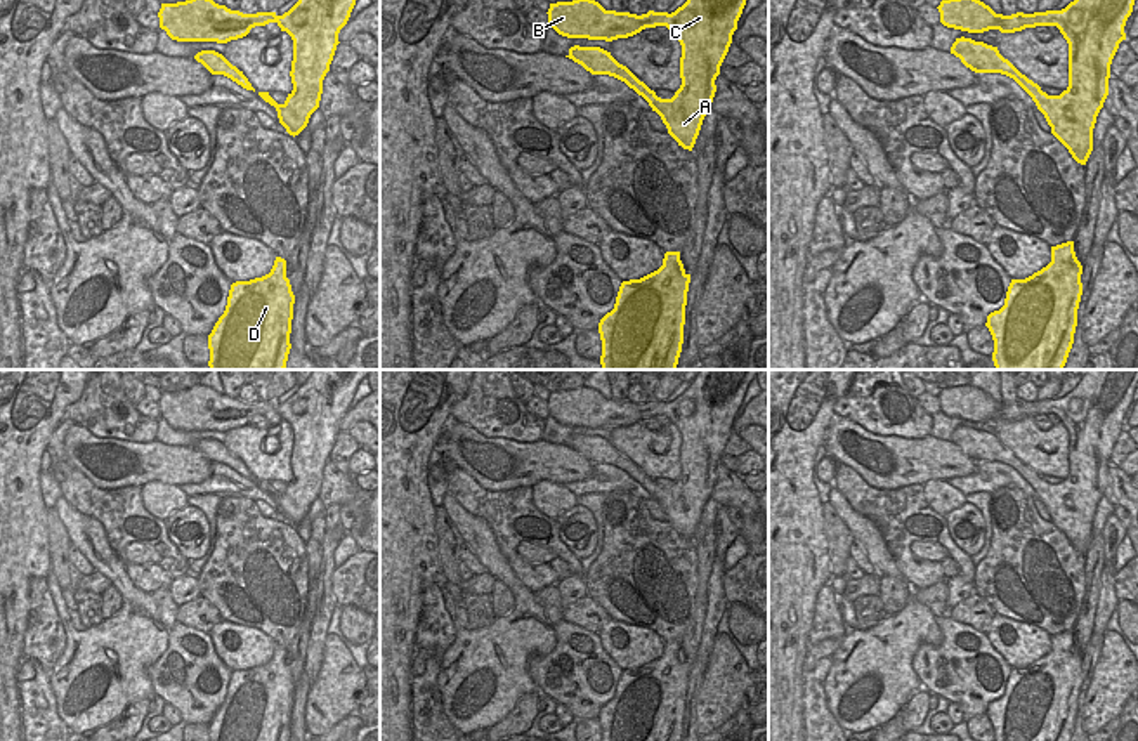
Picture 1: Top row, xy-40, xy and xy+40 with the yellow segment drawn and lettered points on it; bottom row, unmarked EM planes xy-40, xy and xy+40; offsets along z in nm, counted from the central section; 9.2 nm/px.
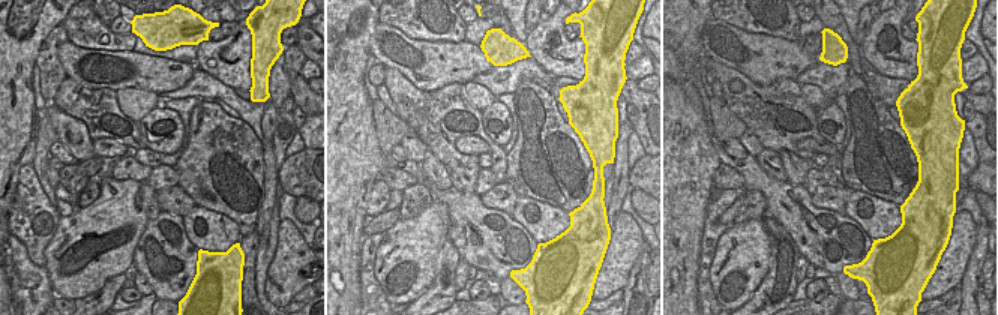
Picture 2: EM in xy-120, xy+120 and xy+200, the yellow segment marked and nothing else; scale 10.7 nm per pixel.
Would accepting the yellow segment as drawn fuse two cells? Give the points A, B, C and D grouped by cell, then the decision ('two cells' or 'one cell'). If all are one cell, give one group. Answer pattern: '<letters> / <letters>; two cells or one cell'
A B C D; one cell

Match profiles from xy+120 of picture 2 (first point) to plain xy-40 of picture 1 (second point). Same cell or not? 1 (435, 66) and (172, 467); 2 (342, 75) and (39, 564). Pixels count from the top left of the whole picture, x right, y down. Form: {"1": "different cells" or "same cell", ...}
{"1": "same cell", "2": "same cell"}

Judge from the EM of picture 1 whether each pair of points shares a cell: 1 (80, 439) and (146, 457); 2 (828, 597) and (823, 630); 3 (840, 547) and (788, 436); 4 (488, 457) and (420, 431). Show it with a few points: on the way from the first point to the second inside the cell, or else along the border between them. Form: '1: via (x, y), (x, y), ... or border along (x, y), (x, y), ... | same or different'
1: via (82, 465), (94, 478), (110, 483), (134, 474) | same
2: via (826, 606), (826, 622) | same
3: border along (821, 505), (828, 549) | different
4: border along (450, 420), (444, 427) | different

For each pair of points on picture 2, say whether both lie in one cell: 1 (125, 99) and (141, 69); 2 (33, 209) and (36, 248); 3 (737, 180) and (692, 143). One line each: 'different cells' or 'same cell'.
1: different cells
2: same cell
3: different cells

